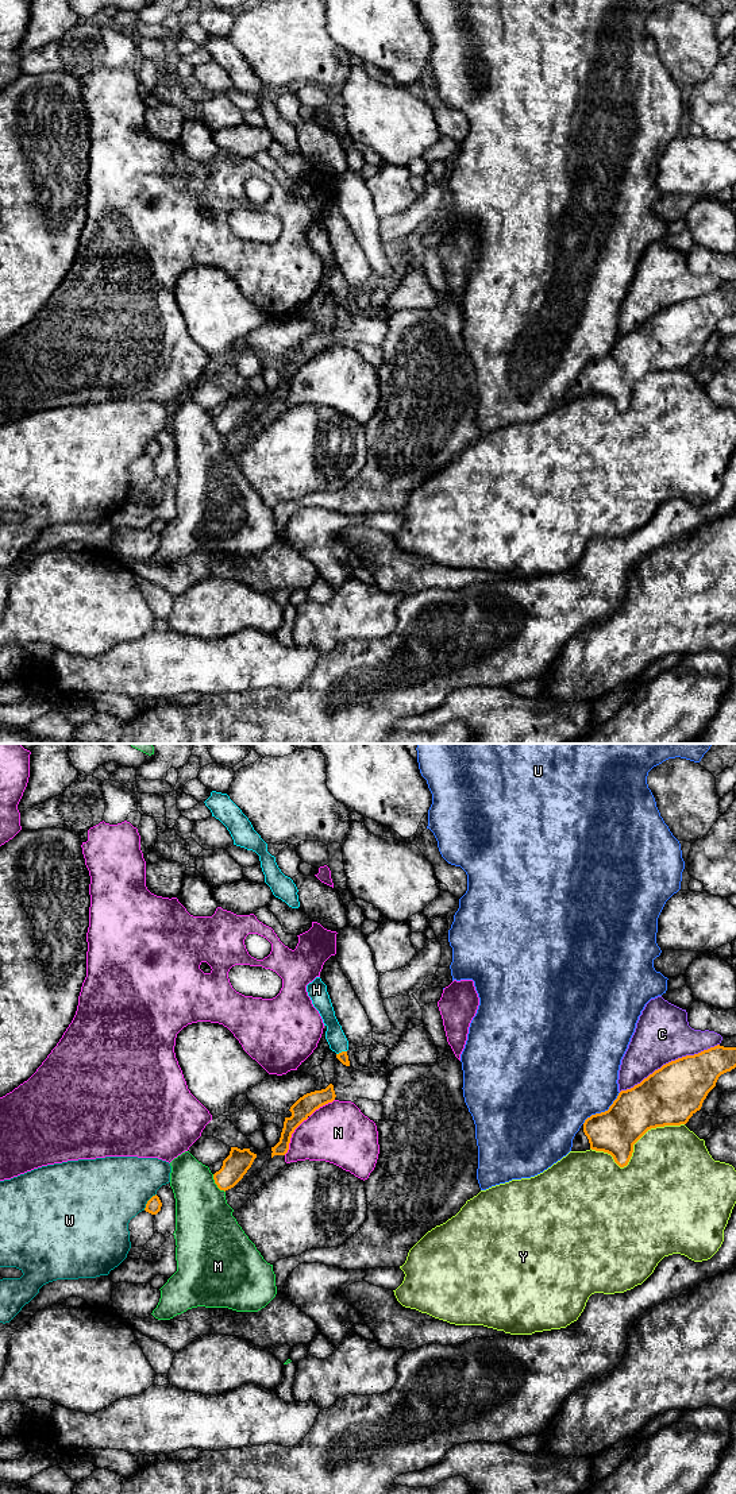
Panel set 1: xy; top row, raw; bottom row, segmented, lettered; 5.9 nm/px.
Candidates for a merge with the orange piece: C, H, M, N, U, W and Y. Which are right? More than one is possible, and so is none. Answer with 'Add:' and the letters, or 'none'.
Add: H

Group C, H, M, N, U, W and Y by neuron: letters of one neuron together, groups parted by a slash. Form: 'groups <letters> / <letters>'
groups C / H / M / N / U / W / Y

